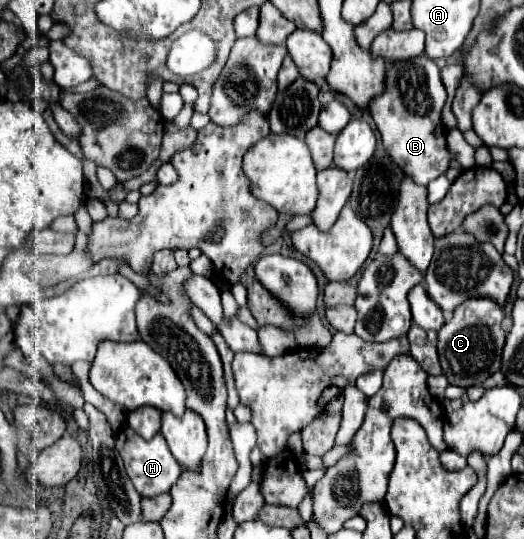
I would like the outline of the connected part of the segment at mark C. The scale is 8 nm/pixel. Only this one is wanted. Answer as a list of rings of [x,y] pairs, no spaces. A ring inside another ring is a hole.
[[[468,299],[454,309],[454,317],[438,331],[440,365],[452,385],[480,385],[500,369],[500,357],[506,339],[500,325],[502,319],[504,311],[492,299]]]

